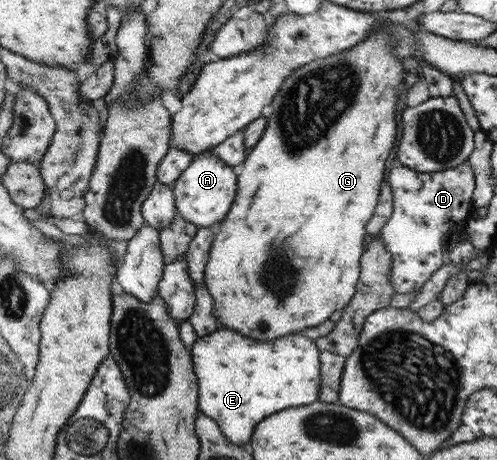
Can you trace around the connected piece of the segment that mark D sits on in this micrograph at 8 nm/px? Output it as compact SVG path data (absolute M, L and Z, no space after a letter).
M466 160L454 168L426 173L412 167L398 166L390 170L387 184L393 187L393 210L380 238L392 254L390 284L398 294L420 290L426 281L441 268L444 248L452 236L452 228L464 224L472 208L474 172Z

